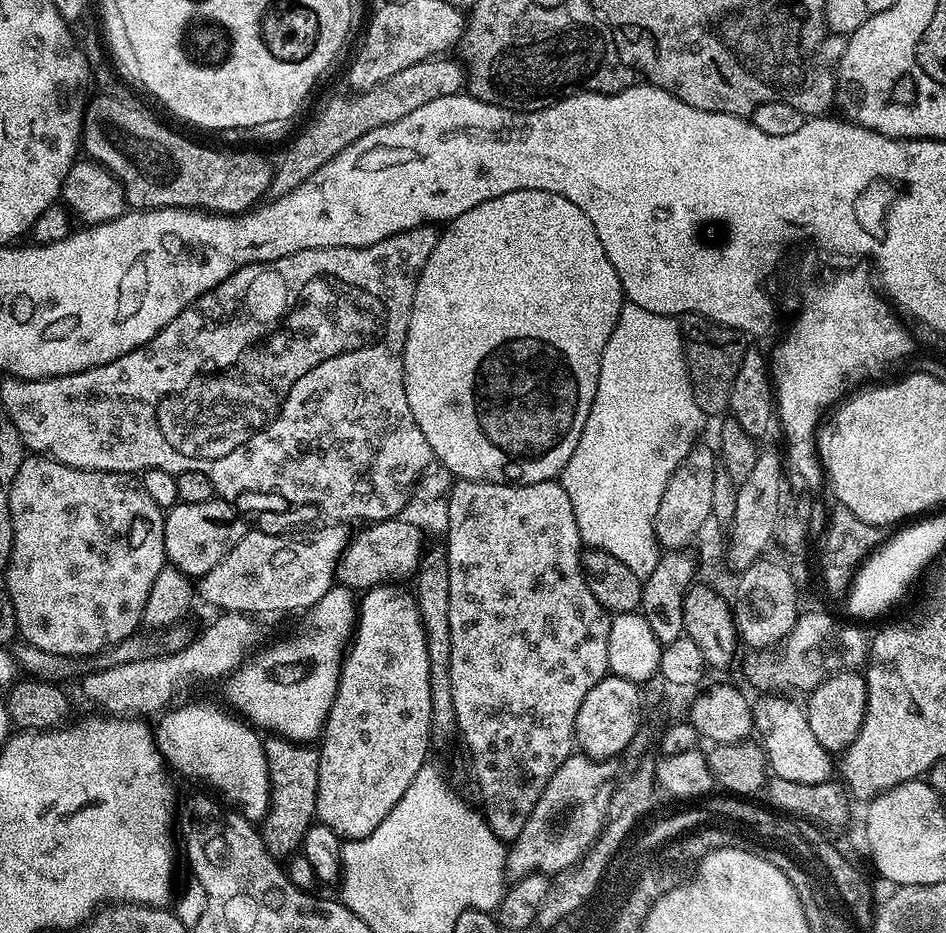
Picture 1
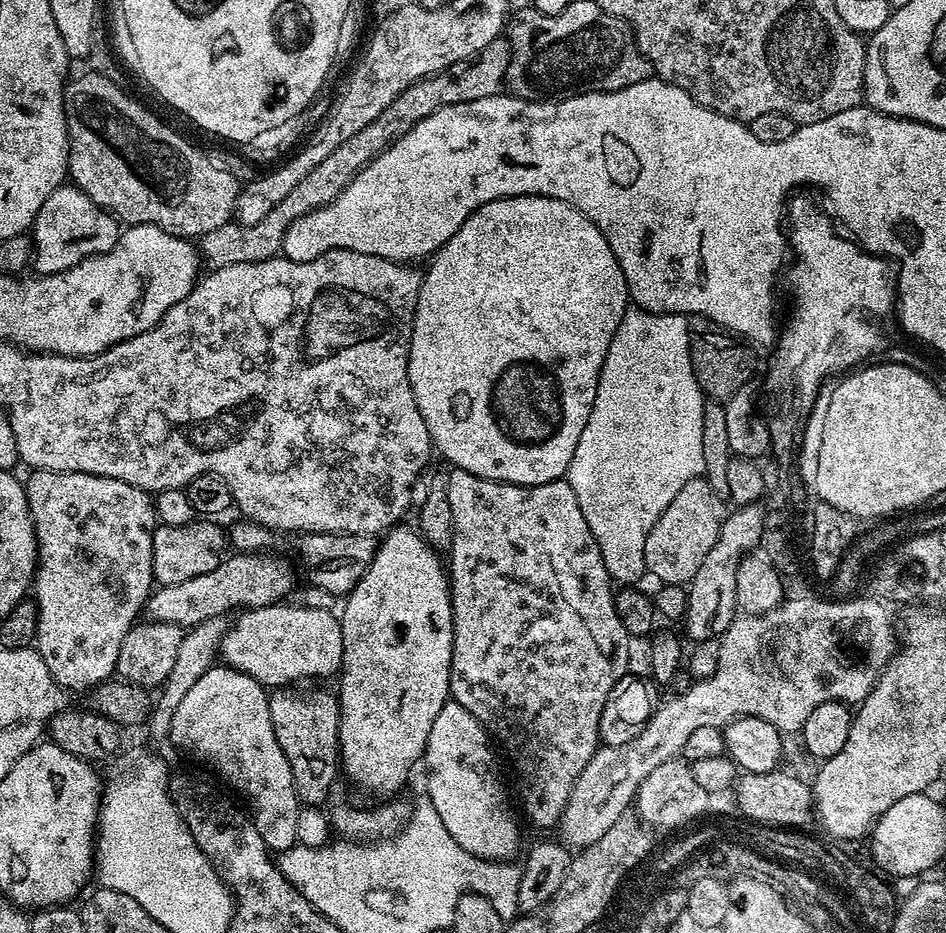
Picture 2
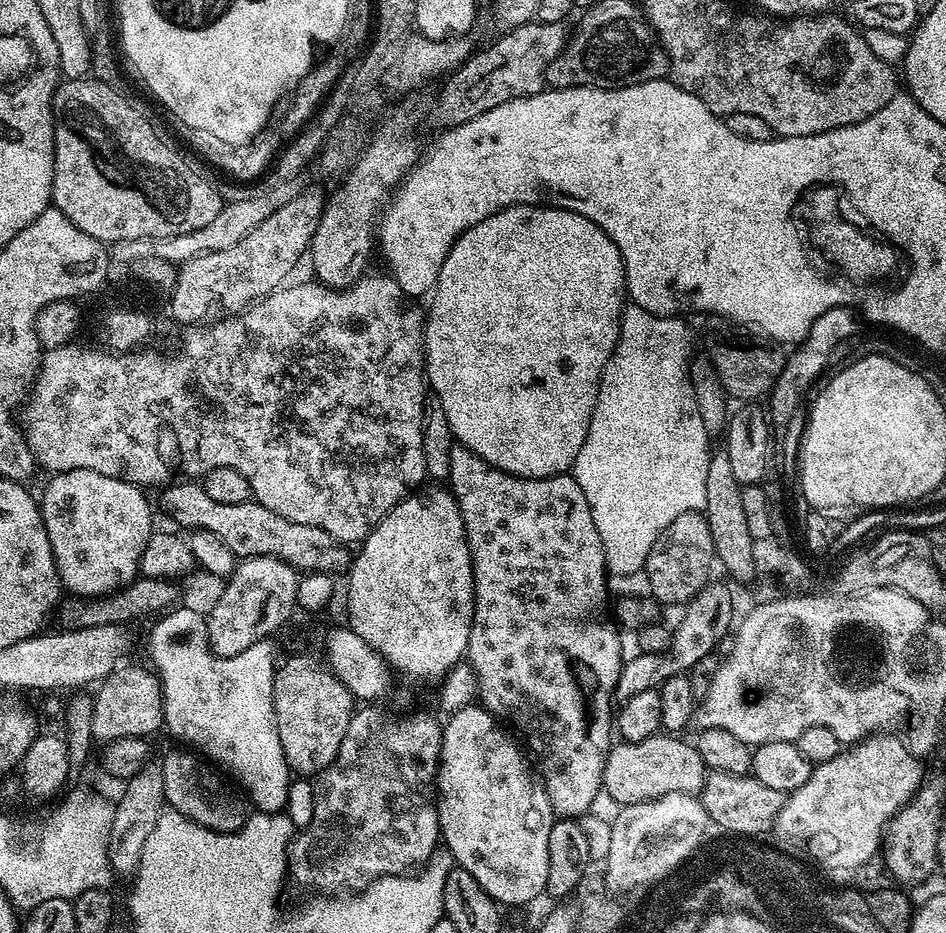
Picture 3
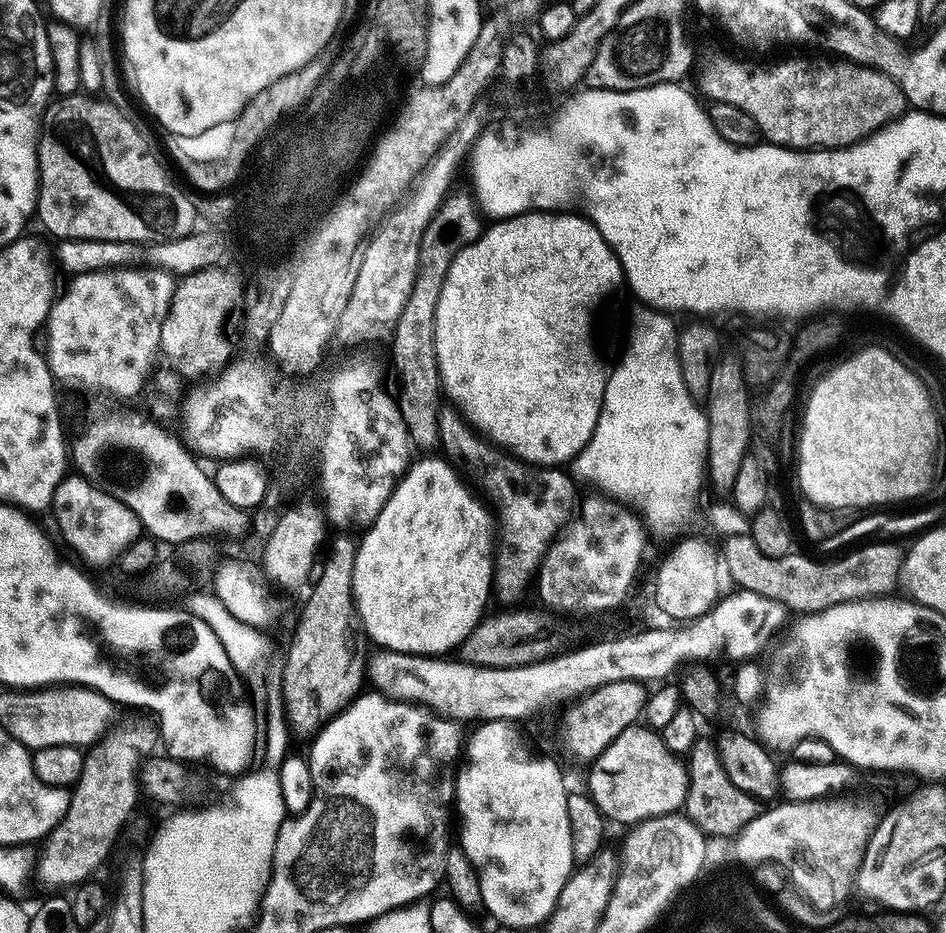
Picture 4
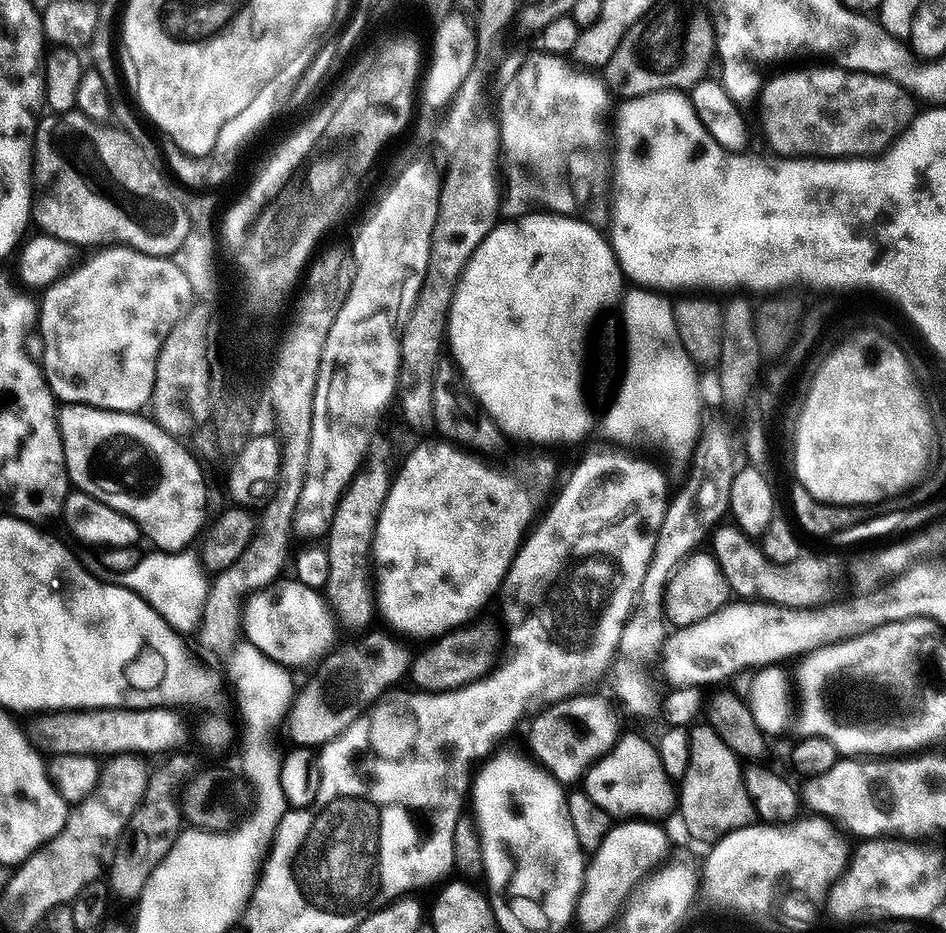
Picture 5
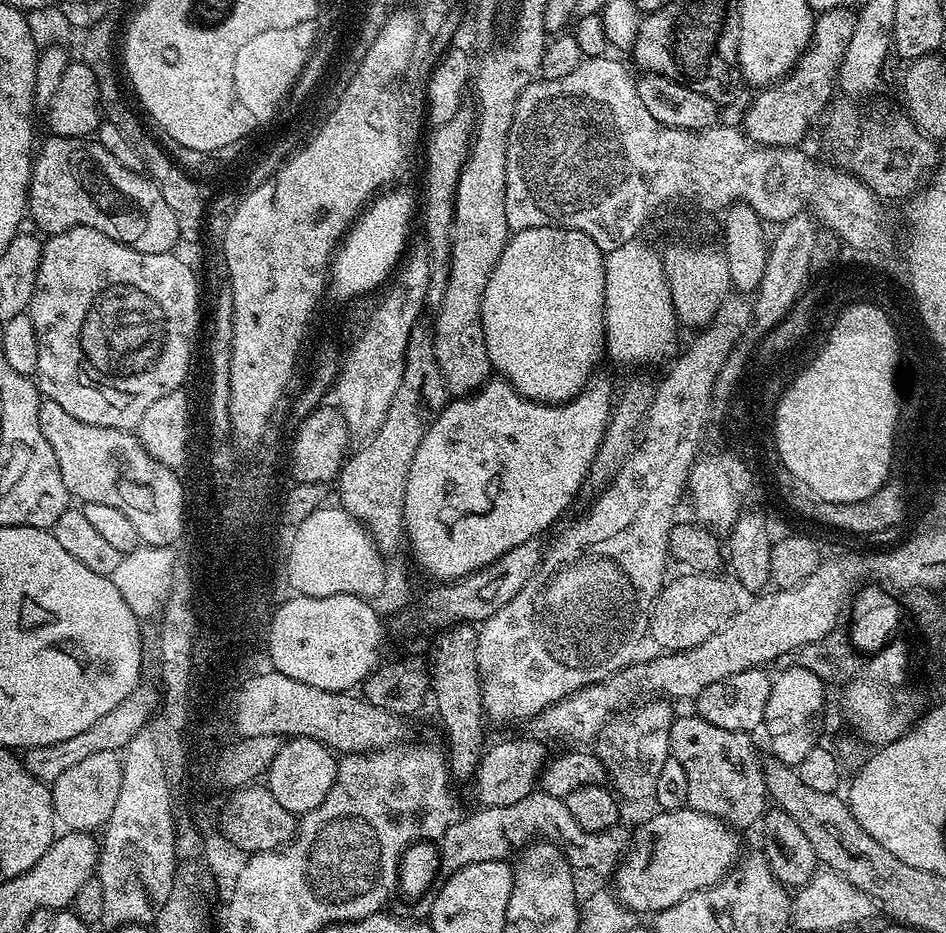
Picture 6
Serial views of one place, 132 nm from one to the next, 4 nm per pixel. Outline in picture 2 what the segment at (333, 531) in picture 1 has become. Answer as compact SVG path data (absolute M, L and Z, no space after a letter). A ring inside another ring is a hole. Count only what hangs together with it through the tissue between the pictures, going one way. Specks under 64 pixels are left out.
M264 550L232 554L225 559L223 564L219 564L214 570L210 570L210 574L198 574L198 578L189 578L186 582L157 587L152 595L148 597L146 605L147 619L179 624L181 628L187 630L195 624L201 624L207 620L227 617L227 612L232 612L235 608L251 610L287 601L291 597L288 595L291 594L292 587L296 584L296 572L292 569L290 561L283 560L280 556L268 555L272 554Z

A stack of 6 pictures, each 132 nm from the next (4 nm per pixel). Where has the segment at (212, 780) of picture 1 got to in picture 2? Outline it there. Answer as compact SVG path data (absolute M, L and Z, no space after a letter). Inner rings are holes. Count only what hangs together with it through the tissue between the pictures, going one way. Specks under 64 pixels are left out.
M213 666L201 674L190 690L186 690L186 696L174 711L171 739L179 751L181 748L194 759L209 764L229 784L227 787L233 793L241 792L248 799L252 807L250 819L262 834L262 842L266 842L273 853L279 854L297 844L298 814L302 805L296 795L296 779L292 777L290 762L286 762L286 754L282 754L282 746L278 746L278 738L274 738L268 697L264 685L245 672L227 666Z

